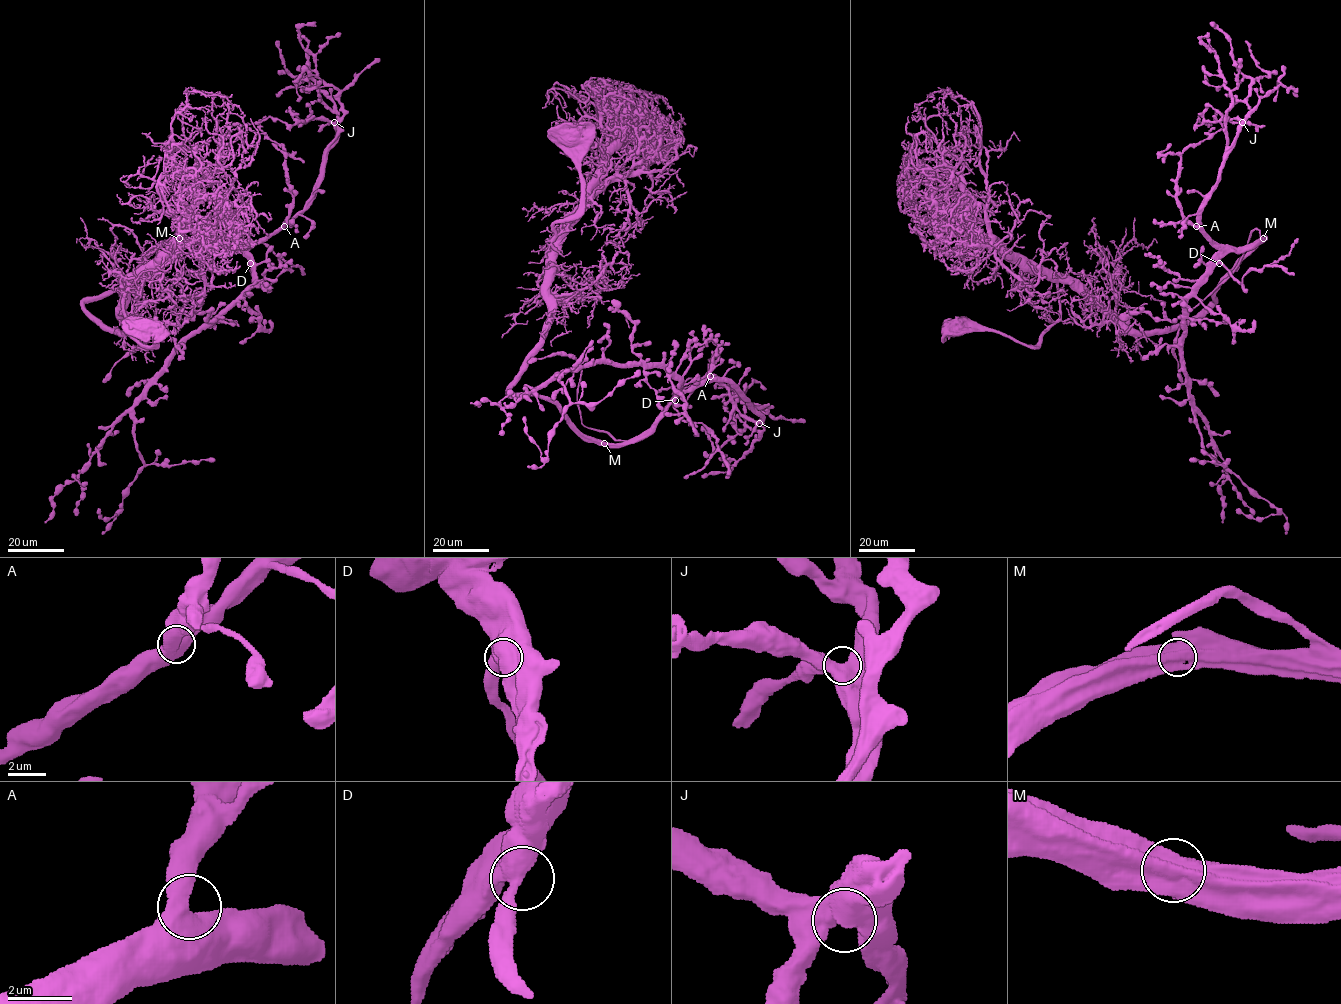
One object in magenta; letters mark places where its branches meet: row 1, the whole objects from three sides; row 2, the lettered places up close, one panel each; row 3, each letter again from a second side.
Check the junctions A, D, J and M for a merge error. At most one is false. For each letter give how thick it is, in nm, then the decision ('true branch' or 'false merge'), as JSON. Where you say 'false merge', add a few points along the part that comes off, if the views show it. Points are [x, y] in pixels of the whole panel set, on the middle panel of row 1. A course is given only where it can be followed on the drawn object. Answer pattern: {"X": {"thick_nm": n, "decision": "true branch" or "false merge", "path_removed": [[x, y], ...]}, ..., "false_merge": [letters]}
{"A": {"thick_nm": 650, "decision": "true branch"}, "D": {"thick_nm": 550, "decision": "true branch"}, "J": {"thick_nm": 700, "decision": "true branch"}, "M": {"thick_nm": 800, "decision": "true branch"}, "false_merge": []}

